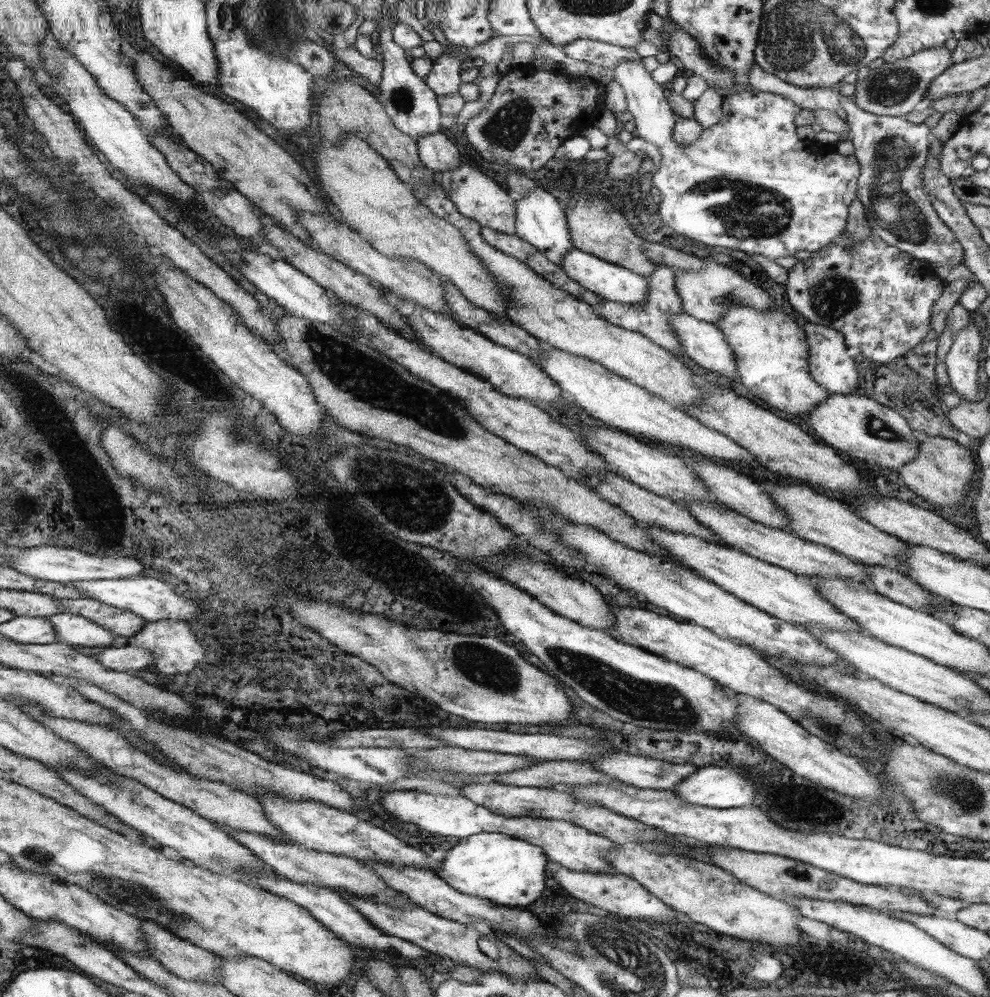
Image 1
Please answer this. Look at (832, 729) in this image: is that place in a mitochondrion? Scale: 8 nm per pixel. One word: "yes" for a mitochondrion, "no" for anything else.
yes

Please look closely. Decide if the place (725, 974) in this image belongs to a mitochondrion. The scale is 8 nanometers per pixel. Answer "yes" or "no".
no

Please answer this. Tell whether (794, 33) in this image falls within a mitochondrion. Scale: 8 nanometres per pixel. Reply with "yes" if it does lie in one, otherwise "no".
yes

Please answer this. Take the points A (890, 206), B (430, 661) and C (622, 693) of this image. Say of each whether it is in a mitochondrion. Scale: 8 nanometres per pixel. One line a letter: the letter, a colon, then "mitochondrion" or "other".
A: mitochondrion
B: mitochondrion
C: mitochondrion

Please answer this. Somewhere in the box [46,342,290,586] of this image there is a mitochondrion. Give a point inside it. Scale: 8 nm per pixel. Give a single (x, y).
(230, 426)

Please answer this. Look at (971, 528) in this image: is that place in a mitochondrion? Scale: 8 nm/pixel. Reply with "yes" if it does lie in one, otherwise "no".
no

